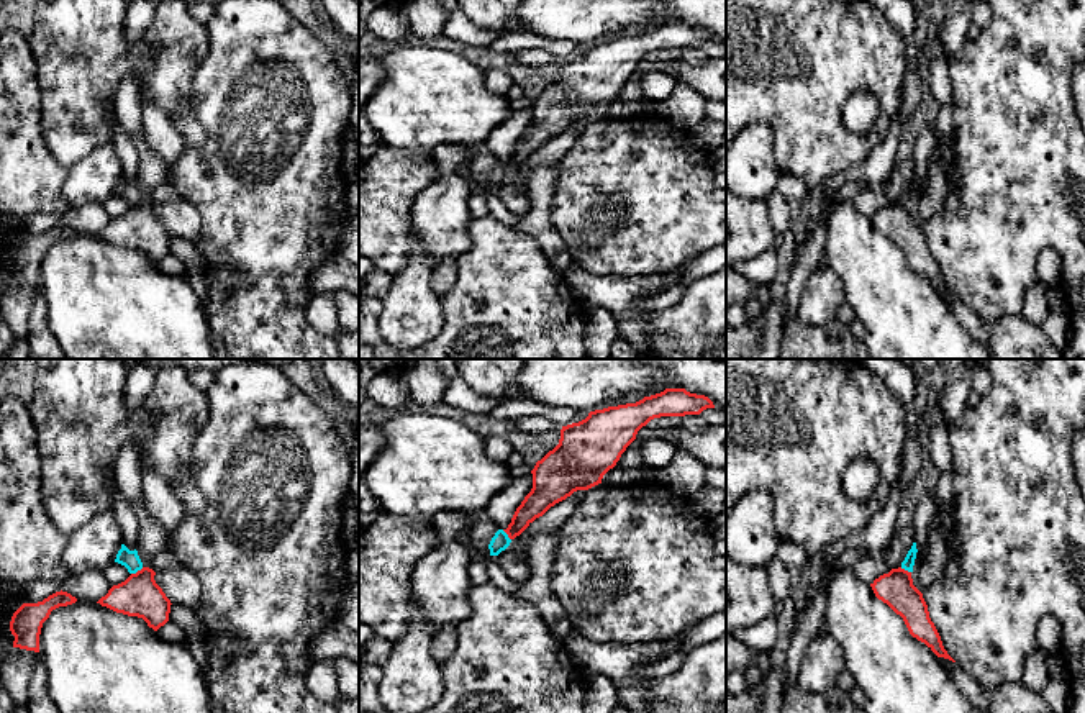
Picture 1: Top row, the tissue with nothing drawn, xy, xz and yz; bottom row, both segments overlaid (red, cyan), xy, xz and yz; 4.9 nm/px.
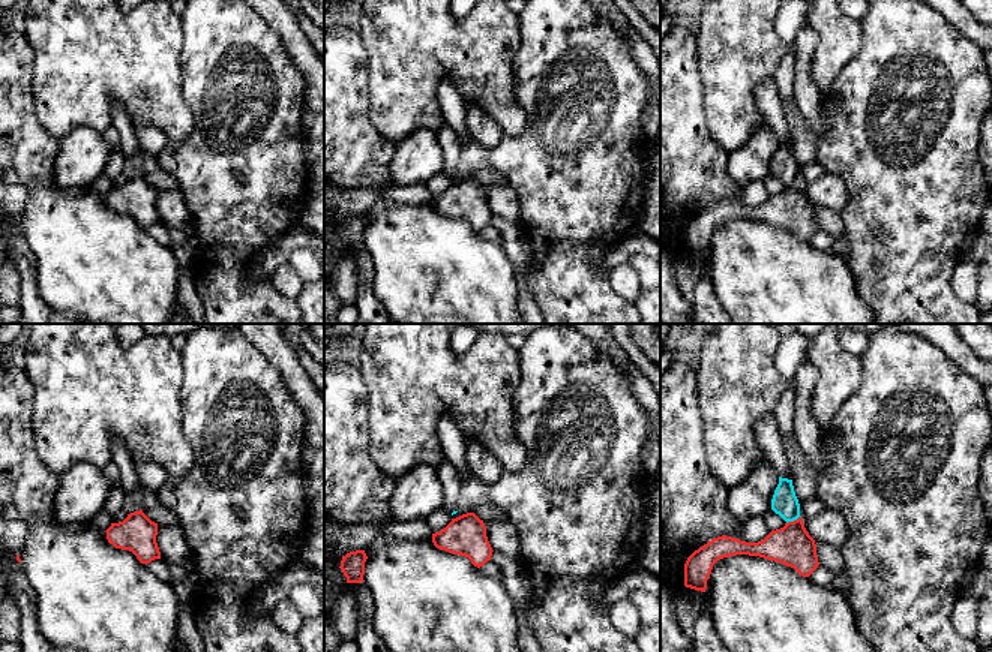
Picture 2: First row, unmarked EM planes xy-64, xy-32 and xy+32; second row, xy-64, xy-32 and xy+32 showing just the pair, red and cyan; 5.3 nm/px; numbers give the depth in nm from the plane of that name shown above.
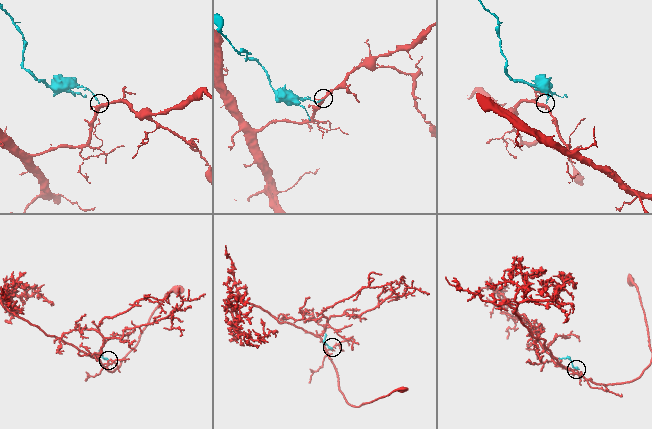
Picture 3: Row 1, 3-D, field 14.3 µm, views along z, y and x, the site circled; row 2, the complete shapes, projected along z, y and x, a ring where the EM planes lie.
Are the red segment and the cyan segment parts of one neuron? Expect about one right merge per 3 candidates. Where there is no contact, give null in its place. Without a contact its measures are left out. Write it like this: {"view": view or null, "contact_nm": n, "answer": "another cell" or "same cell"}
{"view": "xy", "contact_nm": 70, "answer": "another cell"}

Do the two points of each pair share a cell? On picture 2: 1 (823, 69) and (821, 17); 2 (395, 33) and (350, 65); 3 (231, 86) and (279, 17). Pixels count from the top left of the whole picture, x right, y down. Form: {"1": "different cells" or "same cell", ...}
{"1": "same cell", "2": "different cells", "3": "different cells"}

